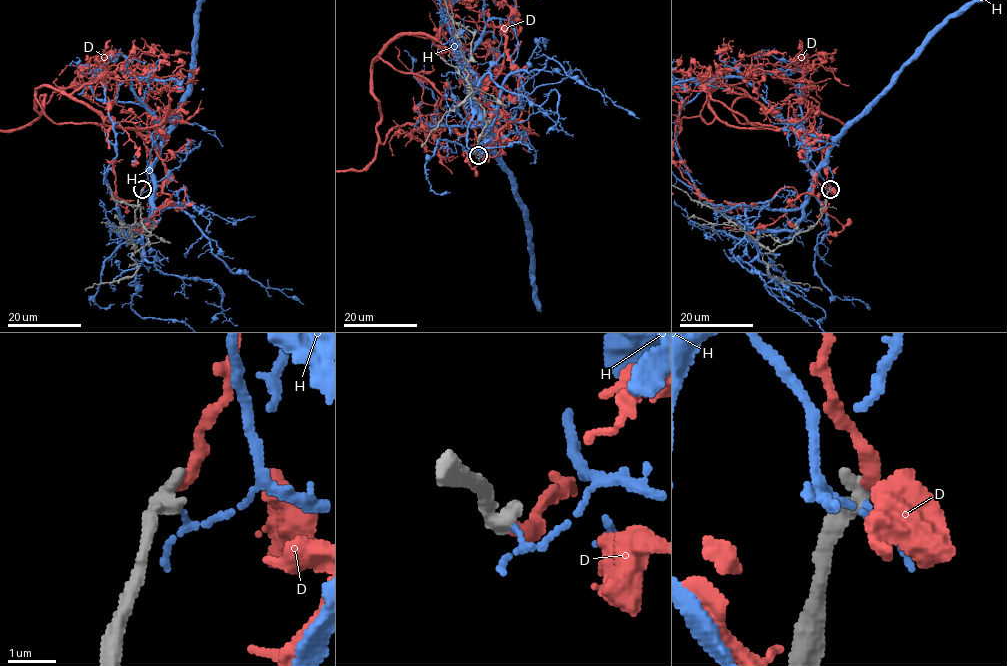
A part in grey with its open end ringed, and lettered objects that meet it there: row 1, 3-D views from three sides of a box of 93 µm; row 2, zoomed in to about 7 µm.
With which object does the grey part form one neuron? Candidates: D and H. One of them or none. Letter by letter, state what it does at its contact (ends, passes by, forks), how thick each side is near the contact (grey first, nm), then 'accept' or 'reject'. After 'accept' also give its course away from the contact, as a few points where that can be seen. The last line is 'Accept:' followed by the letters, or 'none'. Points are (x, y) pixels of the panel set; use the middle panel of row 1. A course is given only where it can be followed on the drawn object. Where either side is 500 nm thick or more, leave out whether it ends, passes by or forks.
D: it ends; calibres 400 and 300 nm; reject
H: it passes by; calibres 440 and 90 nm; reject
Accept: none

